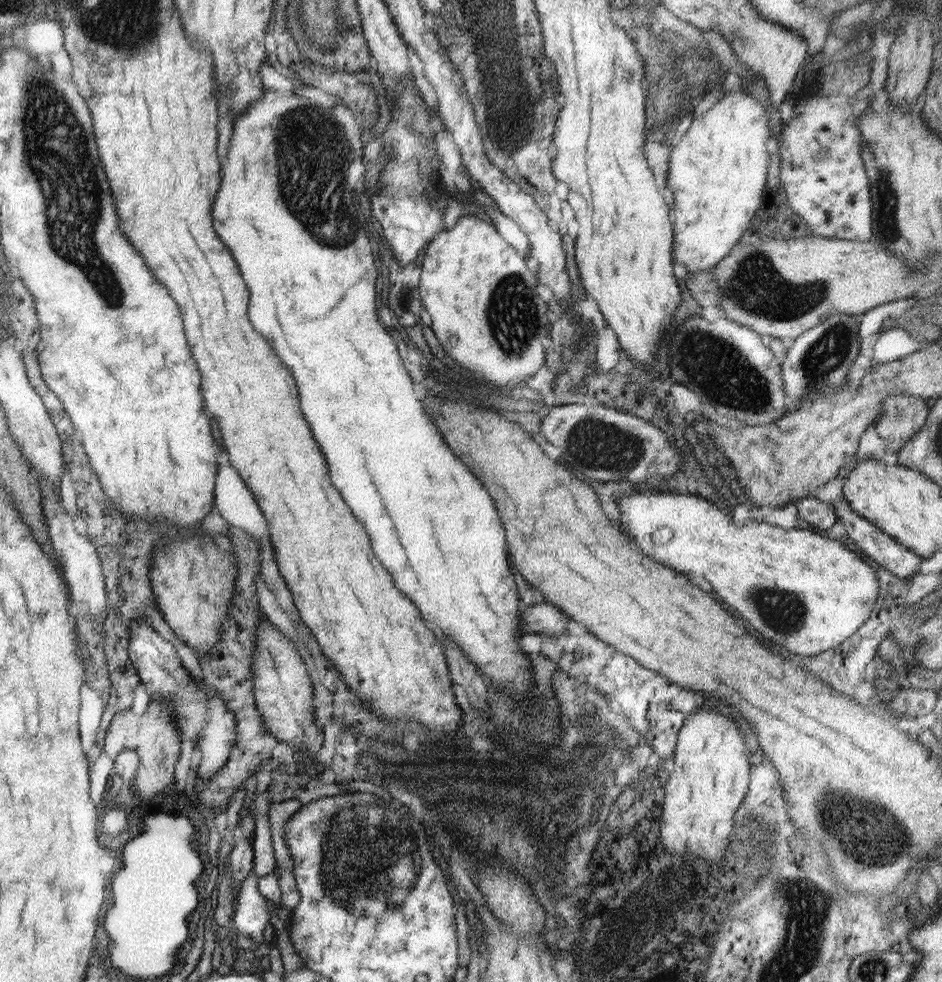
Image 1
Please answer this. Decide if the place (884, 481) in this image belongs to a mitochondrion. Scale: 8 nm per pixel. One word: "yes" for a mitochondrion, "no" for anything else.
no

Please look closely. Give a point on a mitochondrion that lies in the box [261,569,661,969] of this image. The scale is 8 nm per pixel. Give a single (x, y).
(364, 858)

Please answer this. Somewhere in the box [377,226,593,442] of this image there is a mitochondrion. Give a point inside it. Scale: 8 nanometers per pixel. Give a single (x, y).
(511, 315)

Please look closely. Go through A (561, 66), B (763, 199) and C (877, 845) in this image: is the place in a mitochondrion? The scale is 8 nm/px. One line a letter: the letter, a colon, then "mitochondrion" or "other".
A: other
B: other
C: mitochondrion

